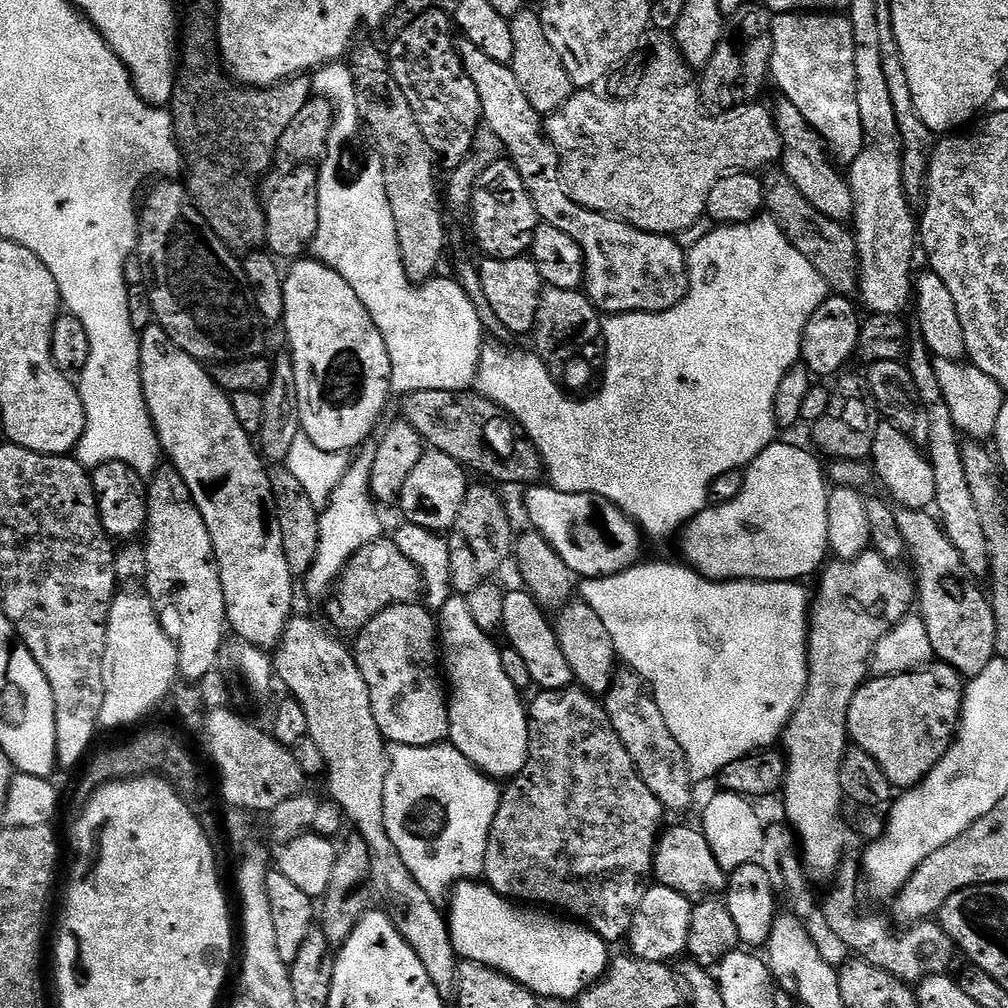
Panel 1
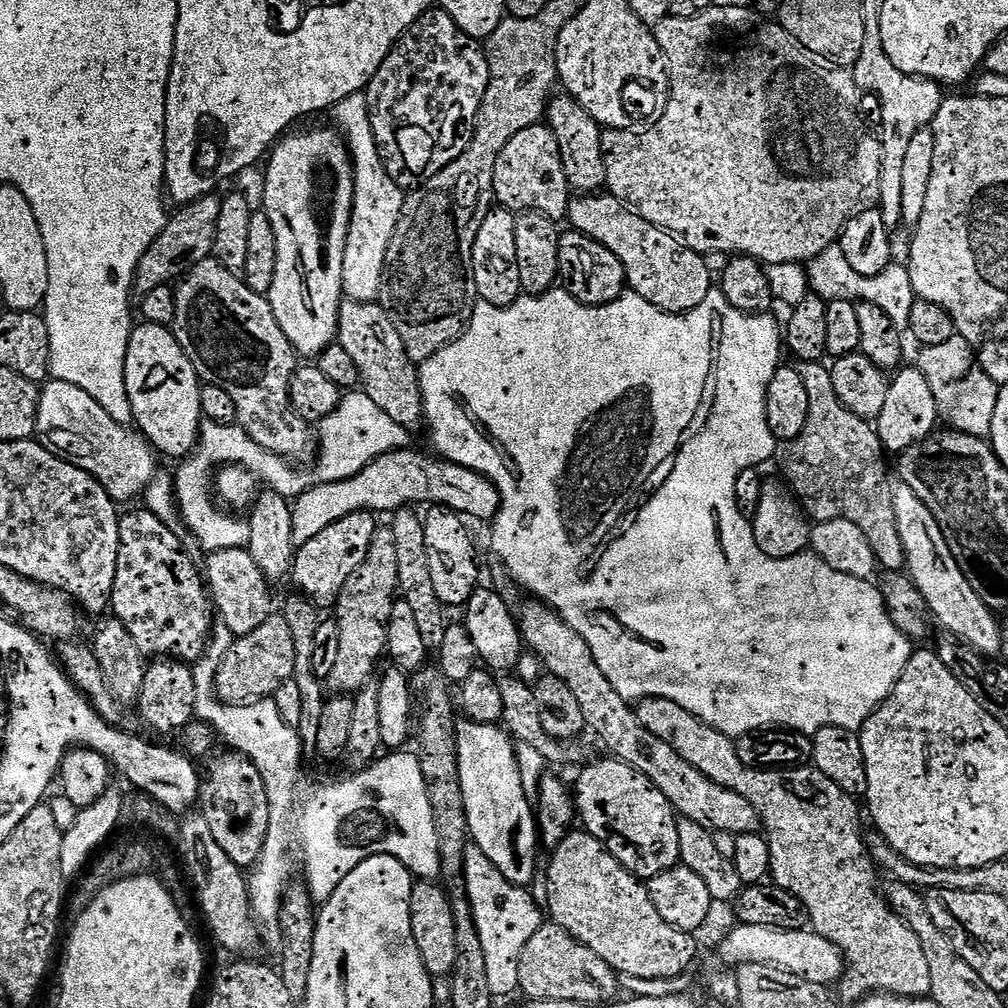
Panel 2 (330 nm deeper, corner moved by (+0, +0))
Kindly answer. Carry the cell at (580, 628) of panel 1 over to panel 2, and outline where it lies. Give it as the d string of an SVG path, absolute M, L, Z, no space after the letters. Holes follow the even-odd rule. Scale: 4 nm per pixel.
M646 698L639 701L635 705L635 709L638 722L642 722L642 726L646 726L646 730L650 730L650 734L655 734L657 738L662 738L662 742L667 742L669 746L674 746L674 750L678 750L678 754L682 754L682 758L686 758L686 762L690 762L690 766L694 766L694 770L702 770L702 774L706 774L706 778L710 778L710 782L718 782L726 790L734 790L738 794L742 794L742 798L746 798L746 802L750 802L750 806L754 806L758 810L760 821L763 829L766 831L768 845L770 846L771 883L777 884L782 890L790 890L790 894L794 894L794 898L798 898L802 902L802 906L806 906L811 931L817 932L819 936L826 938L830 942L834 942L834 946L838 946L840 952L844 954L846 967L844 975L838 981L838 989L840 988L838 996L841 1001L847 1002L849 1000L849 1002L855 1002L873 994L914 996L917 998L928 998L933 995L930 962L928 961L926 950L922 946L918 934L914 934L914 930L909 924L888 905L885 893L882 891L882 884L880 888L879 882L876 881L878 869L875 862L872 861L872 855L868 852L866 831L864 832L863 826L860 825L862 808L861 805L860 808L856 805L859 804L857 797L846 794L846 790L842 790L842 786L838 786L838 782L830 782L830 778L826 778L826 774L822 774L814 766L757 768L742 762L742 758L738 758L736 741L733 737L722 734L714 726L702 722L694 714L690 714L690 710L682 710L682 706L678 706L678 702L670 702L670 698Z

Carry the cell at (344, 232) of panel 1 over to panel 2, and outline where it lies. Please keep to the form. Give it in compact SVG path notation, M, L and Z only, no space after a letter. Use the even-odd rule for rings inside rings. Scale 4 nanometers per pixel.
M364 92L350 94L350 98L342 98L335 108L331 109L330 116L333 116L335 127L339 129L345 140L348 142L348 152L352 155L352 165L356 181L354 182L354 206L350 218L350 230L346 238L346 254L342 258L342 286L345 297L358 302L379 301L382 290L382 270L386 266L386 250L392 248L394 230L398 226L398 218L402 214L402 206L406 195L405 189L399 188L390 178L386 170L384 160L380 157L380 151L374 138L374 130L370 126L370 110L368 109L368 98Z

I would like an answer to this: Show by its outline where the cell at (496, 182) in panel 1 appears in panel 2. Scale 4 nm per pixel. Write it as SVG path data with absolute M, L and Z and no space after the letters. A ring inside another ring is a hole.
M547 123L530 126L506 142L506 150L502 150L502 154L498 154L498 162L494 162L494 194L499 207L509 208L517 214L541 212L557 222L567 217L570 199L568 179L558 142Z

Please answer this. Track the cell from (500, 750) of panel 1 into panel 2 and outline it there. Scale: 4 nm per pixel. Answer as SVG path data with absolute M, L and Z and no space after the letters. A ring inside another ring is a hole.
M464 718L457 723L457 764L468 819L468 835L471 843L512 884L531 885L536 876L536 844L538 848L538 816L530 794L524 788L520 763L516 757L517 745L513 737L503 727L494 724L479 724Z

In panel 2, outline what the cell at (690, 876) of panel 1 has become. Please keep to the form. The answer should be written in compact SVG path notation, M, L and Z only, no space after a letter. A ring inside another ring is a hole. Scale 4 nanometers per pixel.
M615 758L596 760L574 784L579 823L598 838L626 870L647 882L680 864L678 813L646 774Z

